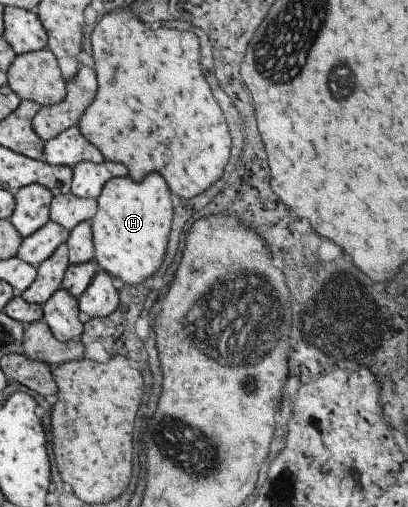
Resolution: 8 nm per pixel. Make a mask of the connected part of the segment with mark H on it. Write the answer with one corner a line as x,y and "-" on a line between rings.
160,173
146,175
140,183
129,175
108,180
97,197
98,211
90,220
95,249
94,259
100,269
136,285
158,272
167,249
173,224
170,189

